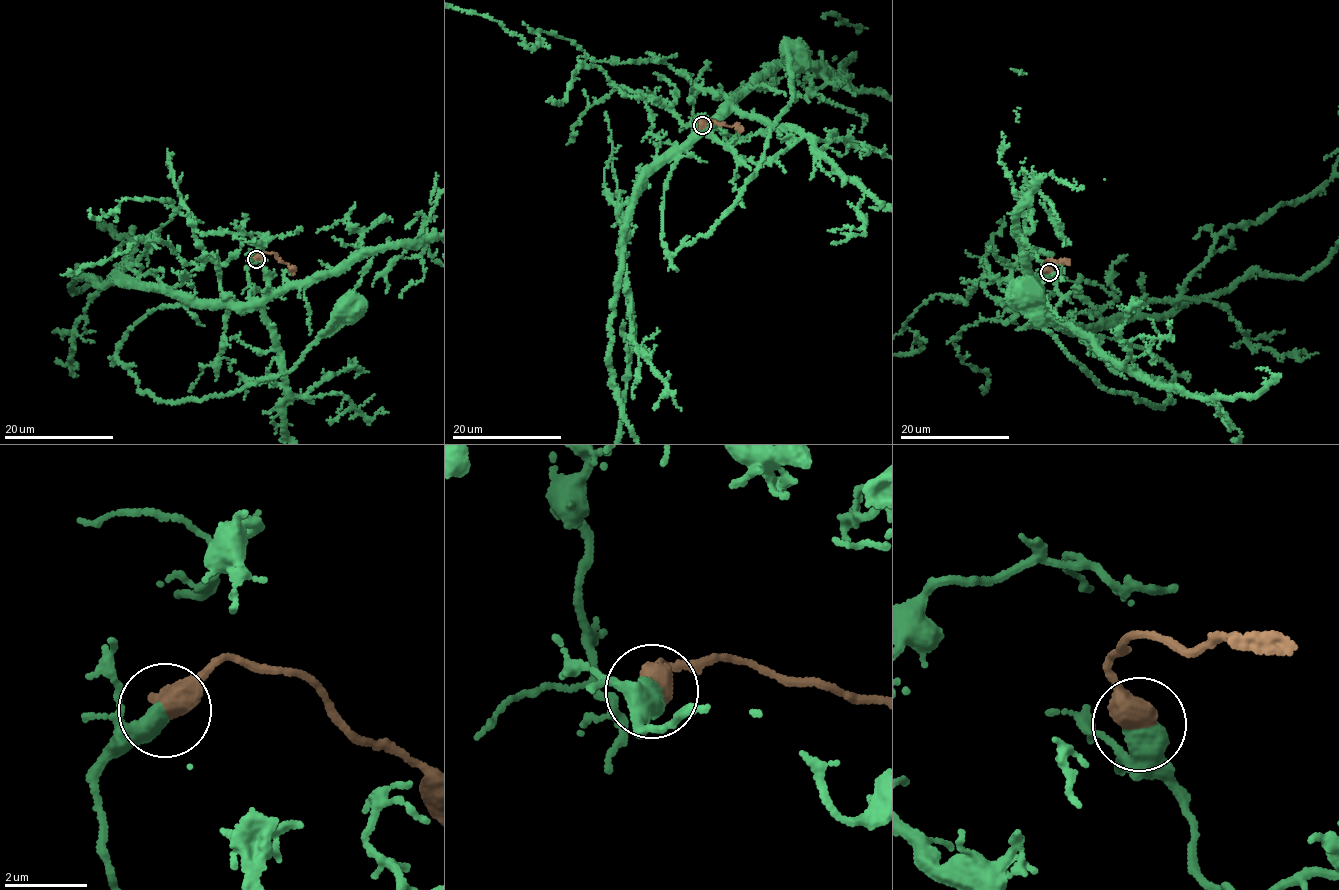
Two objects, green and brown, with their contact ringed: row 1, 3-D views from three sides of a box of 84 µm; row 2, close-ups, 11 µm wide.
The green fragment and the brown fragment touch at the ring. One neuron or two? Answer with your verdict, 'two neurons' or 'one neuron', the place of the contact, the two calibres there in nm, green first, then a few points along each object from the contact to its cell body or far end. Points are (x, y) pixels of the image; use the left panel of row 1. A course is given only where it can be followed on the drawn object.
two neurons | (256, 259) | 600/650 nm | green via (255, 258), (247, 304), (160, 307), (127, 331), (117, 361), (140, 391), (173, 402), (280, 374), (347, 309) | brown via (257, 258), (265, 252), (277, 255), (281, 262), (292, 266), (294, 274)

